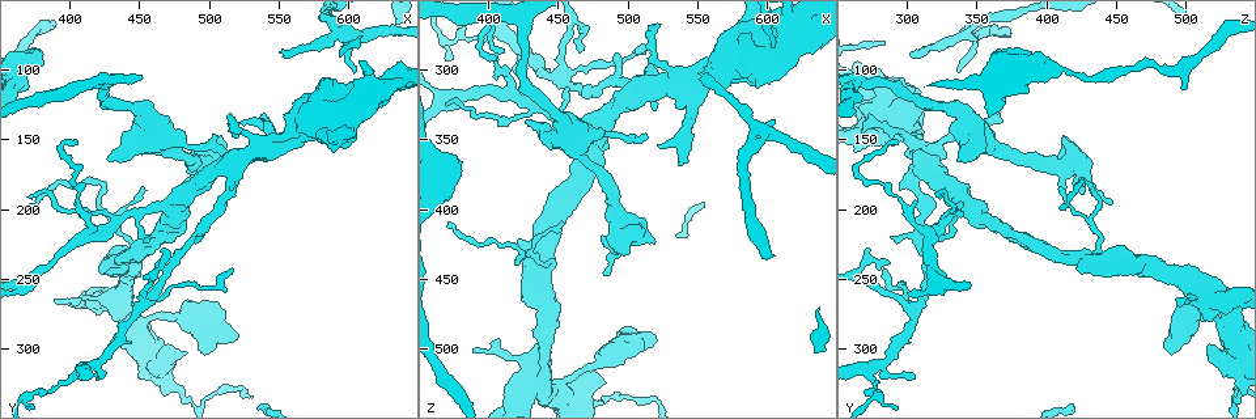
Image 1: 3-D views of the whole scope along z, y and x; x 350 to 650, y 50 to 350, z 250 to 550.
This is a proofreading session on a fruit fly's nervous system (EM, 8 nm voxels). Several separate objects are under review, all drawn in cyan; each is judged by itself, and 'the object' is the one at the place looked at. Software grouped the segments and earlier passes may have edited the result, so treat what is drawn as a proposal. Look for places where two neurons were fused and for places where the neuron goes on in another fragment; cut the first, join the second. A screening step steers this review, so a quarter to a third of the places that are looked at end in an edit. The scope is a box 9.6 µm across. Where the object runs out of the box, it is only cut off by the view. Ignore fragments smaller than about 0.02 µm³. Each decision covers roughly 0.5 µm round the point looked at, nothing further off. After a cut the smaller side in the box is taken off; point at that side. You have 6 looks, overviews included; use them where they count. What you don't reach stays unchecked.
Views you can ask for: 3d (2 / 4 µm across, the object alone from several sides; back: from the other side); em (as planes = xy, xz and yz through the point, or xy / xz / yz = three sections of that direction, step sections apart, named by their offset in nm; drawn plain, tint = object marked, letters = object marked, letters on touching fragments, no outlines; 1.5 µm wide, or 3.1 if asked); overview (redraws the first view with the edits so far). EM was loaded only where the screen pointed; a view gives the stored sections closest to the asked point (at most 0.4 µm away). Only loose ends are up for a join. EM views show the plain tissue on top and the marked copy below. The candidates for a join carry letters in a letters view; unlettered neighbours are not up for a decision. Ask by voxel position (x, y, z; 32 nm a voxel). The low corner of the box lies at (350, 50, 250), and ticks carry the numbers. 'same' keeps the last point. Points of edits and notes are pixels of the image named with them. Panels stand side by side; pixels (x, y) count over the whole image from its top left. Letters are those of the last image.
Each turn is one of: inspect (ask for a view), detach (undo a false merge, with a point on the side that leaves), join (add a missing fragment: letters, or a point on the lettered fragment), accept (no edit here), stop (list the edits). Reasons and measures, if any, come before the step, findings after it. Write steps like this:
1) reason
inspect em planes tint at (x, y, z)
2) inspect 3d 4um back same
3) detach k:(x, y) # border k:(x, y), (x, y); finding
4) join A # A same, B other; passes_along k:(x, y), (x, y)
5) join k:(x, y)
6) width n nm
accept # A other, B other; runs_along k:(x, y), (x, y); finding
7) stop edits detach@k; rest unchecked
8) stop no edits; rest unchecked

an open end
inspect em xz step 4 letters at (484, 194, 446)

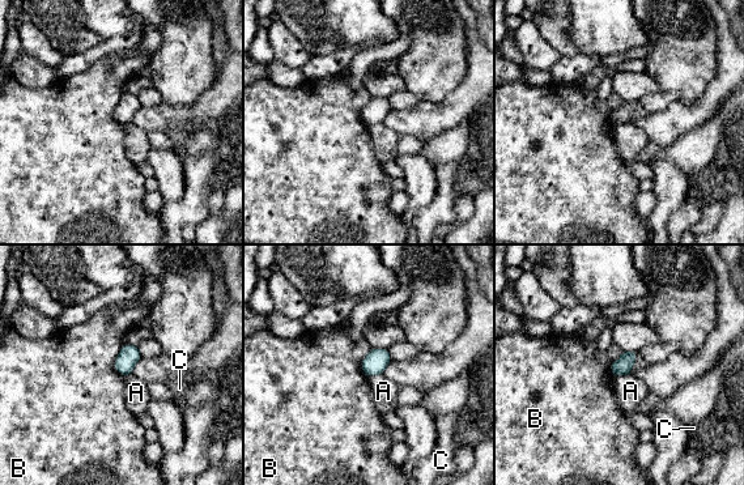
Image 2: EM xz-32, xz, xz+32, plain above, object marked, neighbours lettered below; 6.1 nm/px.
width 110 nm
accept # A other, B other, C other; border 2:(123, 345), (115, 367), (126, 375); no lettered fragment goes on from it

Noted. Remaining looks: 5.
free end
inspect em planes letters at (604, 102, 336)

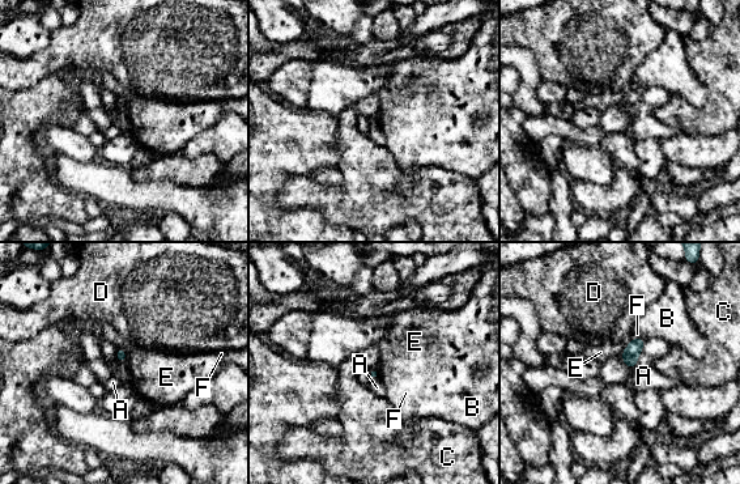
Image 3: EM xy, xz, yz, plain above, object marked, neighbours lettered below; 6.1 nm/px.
accept # A other, B other, C other, D other, E other, F other; border 3:(120, 347), (127, 361); none of them fits

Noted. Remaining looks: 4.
tapers out
inspect 3d 4um at (456, 218, 312)

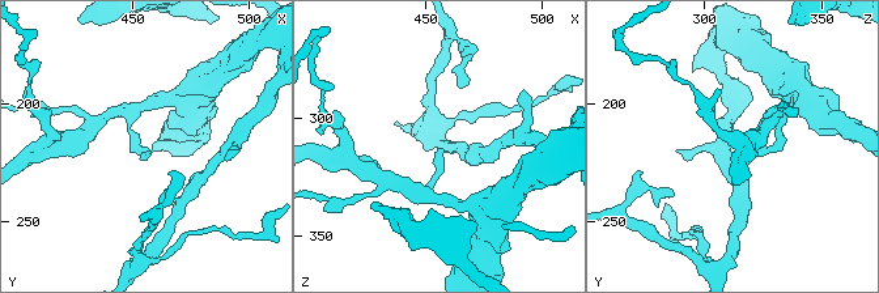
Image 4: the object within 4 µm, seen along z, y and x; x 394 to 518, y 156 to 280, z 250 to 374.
inspect em planes tint at (455, 220, 313)

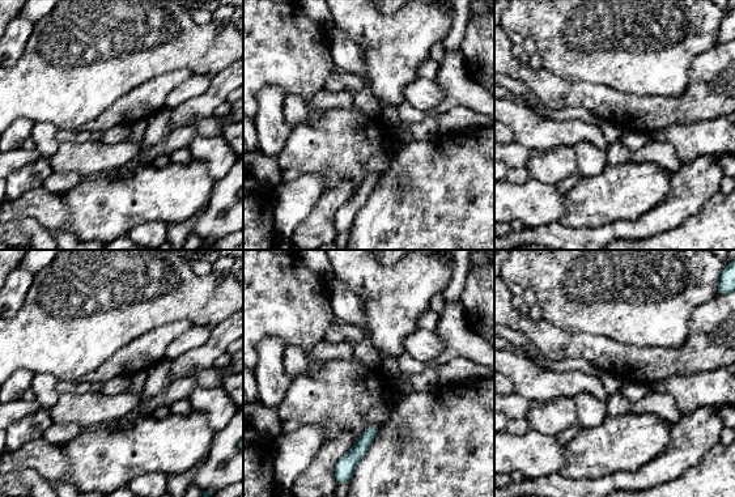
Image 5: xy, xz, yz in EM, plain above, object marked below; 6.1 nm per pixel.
what lies round it
inspect em planes letters same

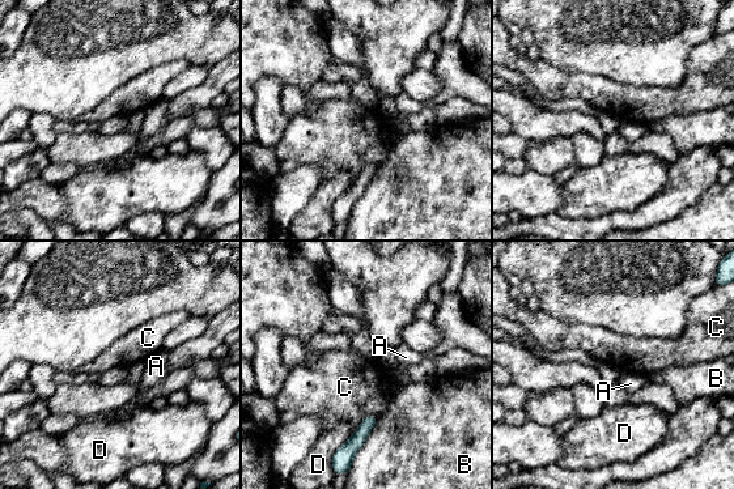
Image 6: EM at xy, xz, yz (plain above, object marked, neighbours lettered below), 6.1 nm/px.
accept # A other, B other, C other, D other; border 6:(377, 419), (366, 416), (351, 436); none of them fits

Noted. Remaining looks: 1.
stop no edits; rest unchecked

